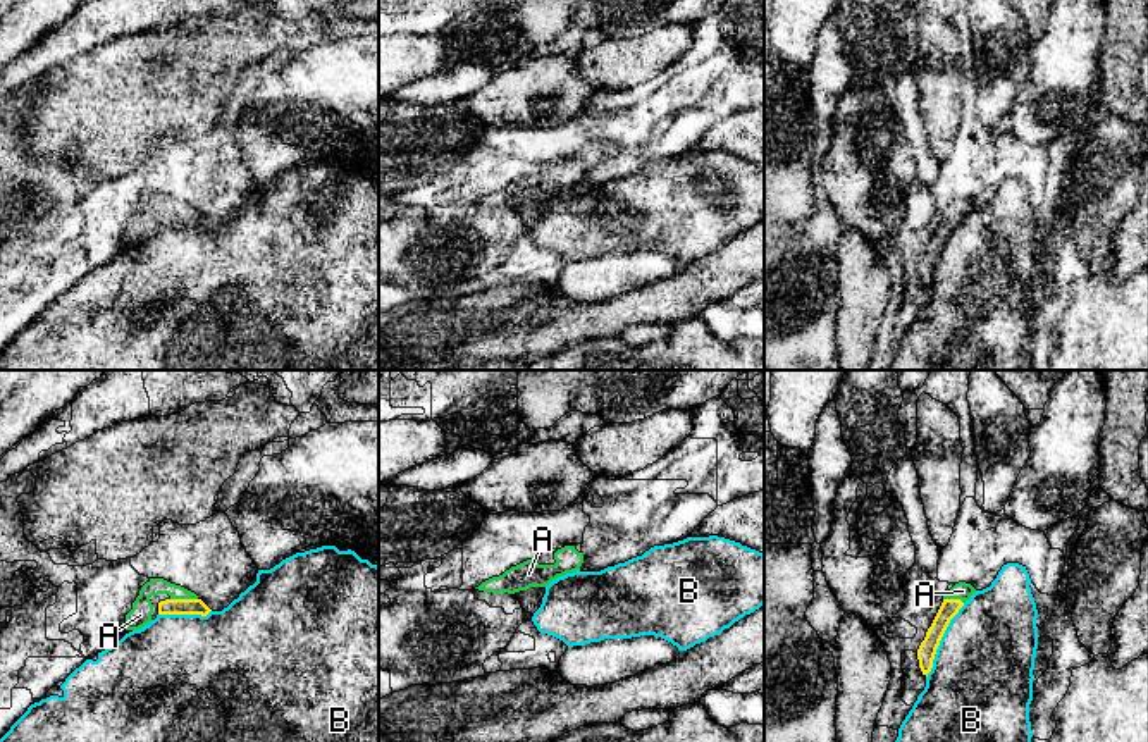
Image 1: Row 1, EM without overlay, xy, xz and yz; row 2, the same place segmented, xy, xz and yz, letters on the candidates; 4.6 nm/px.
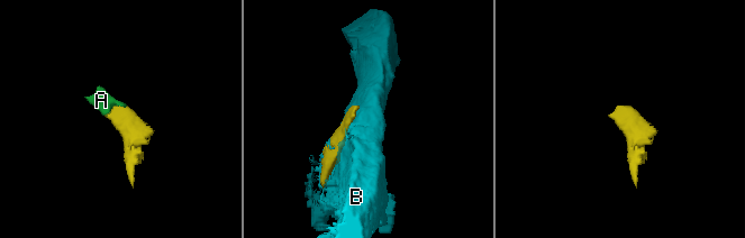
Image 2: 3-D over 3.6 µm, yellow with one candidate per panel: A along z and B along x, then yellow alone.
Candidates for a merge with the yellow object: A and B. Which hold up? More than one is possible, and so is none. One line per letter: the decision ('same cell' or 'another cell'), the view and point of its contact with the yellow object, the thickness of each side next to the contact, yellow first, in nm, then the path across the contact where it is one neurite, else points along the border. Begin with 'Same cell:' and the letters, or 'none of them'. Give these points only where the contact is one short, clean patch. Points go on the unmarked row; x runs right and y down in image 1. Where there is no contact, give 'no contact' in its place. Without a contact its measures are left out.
Same cell: A
A: same cell; meets yellow in xy at (185, 214); 80 nm thick on the yellow side, 100 nm on the other; runs through xy (169, 221), (185, 214), (154, 204), (140, 229)
B: another cell; meets yellow in yz at (940, 253); 90 nm thick on the yellow side, 460 nm on the other

